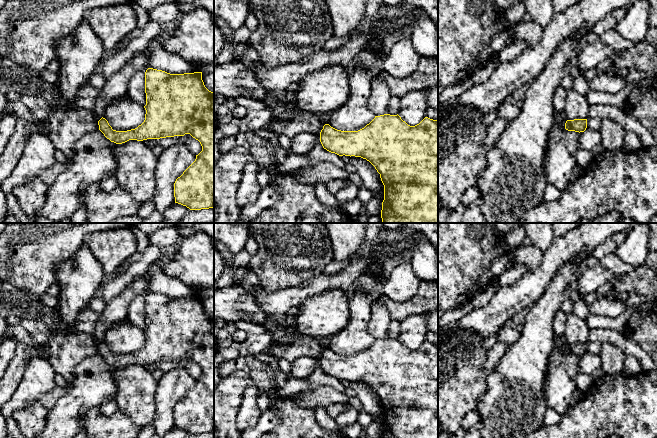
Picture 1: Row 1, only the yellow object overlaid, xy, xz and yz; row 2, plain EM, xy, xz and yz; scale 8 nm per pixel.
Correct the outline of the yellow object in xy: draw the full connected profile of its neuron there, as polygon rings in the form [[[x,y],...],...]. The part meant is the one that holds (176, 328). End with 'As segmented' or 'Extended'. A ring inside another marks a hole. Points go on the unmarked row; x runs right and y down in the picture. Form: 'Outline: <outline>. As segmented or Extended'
Outline: [[[148,292],[145,296],[146,334],[145,344],[135,353],[127,355],[113,354],[105,342],[98,345],[99,354],[111,366],[122,368],[129,364],[143,365],[190,358],[198,364],[202,375],[195,385],[178,401],[174,407],[175,427],[190,434],[214,432],[214,316],[209,315],[202,304],[202,296],[170,298],[162,294]]]. As segmented

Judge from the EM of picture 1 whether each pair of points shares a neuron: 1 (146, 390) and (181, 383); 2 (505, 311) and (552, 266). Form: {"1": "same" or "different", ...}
{"1": "different", "2": "same"}

